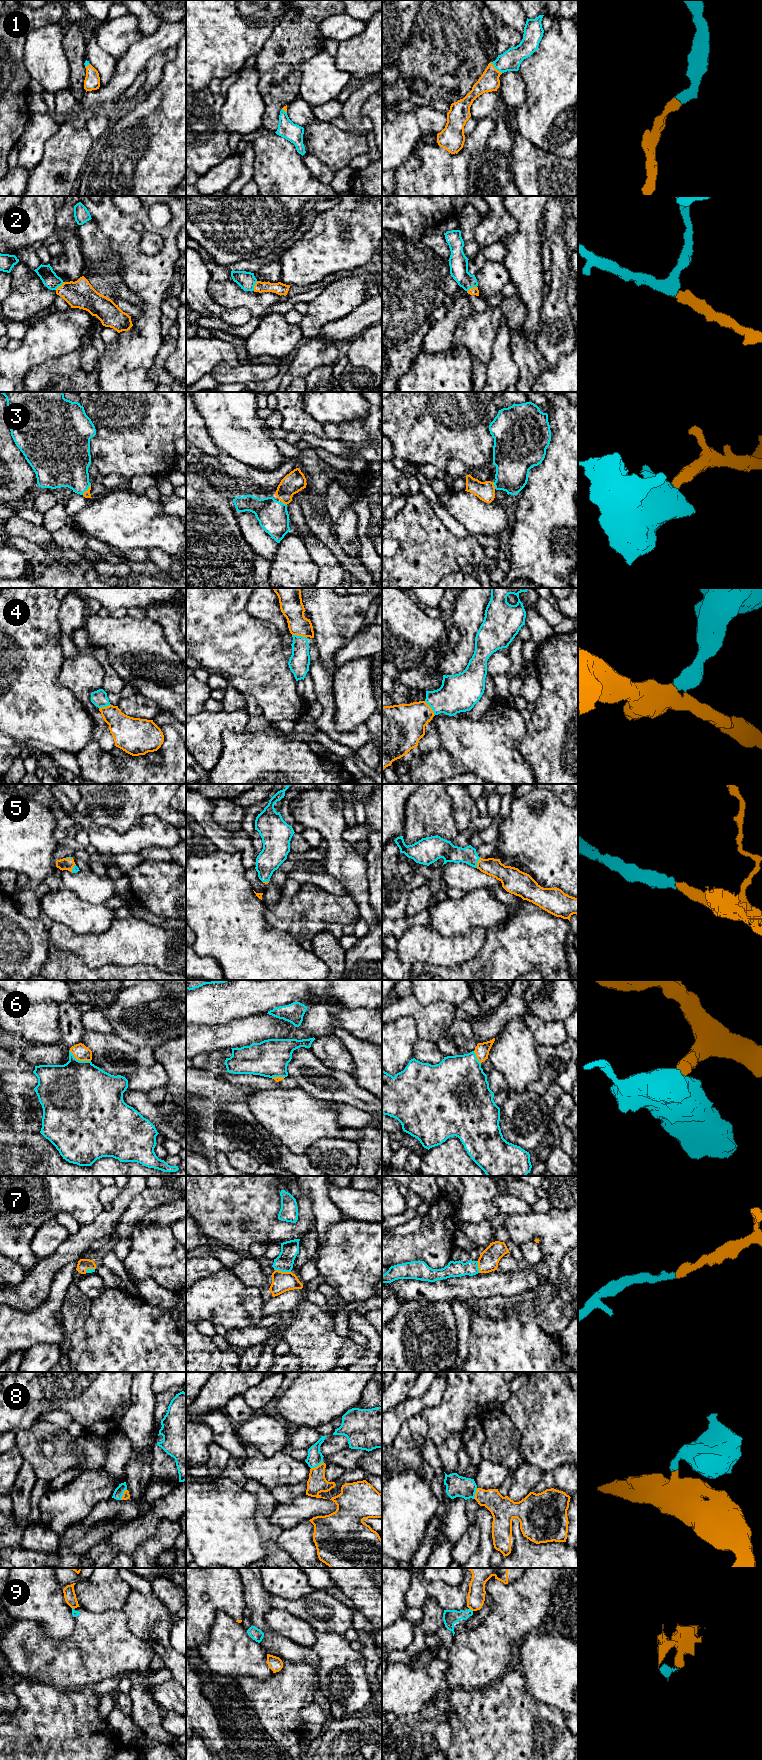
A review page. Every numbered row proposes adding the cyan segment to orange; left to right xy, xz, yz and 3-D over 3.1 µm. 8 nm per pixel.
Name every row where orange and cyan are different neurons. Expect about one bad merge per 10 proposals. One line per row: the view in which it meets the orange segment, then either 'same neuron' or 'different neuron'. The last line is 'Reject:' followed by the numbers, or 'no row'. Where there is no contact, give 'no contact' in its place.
1: meets orange in yz; same neuron
2: meets orange in xz; same neuron
3: meets orange in xy; same neuron
4: meets orange in xz; same neuron
5: meets orange in yz; same neuron
6: meets orange in xy; same neuron
7: meets orange in xz; same neuron
8: meets orange in xz; same neuron
9: meets orange in yz; different neuron
Reject: 9

